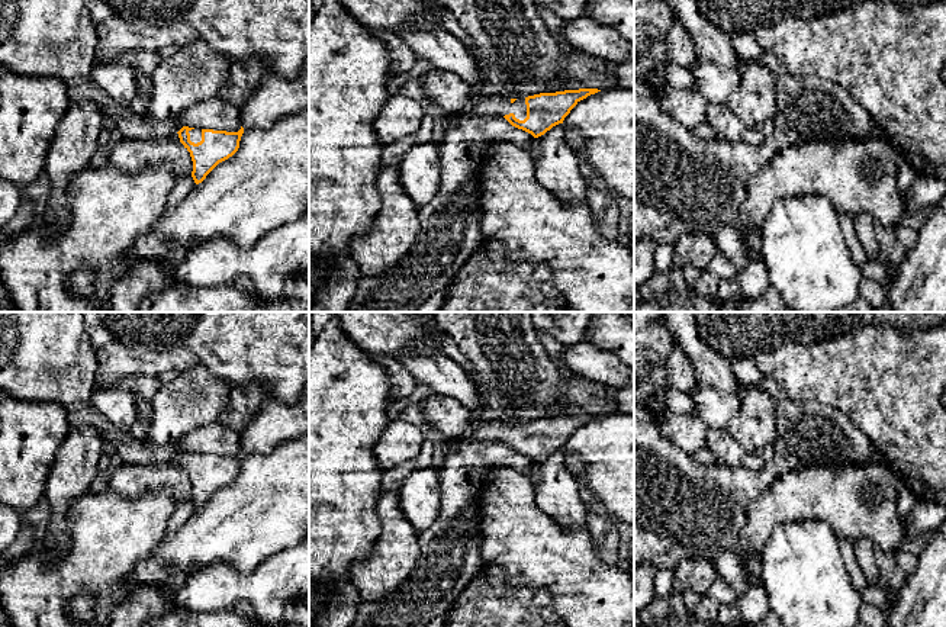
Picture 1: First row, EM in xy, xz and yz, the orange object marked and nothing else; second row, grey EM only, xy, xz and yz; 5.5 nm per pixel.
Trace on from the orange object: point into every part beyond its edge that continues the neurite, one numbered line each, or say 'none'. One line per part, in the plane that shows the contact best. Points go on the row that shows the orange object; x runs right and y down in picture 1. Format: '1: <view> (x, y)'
1: xz (498, 105)

